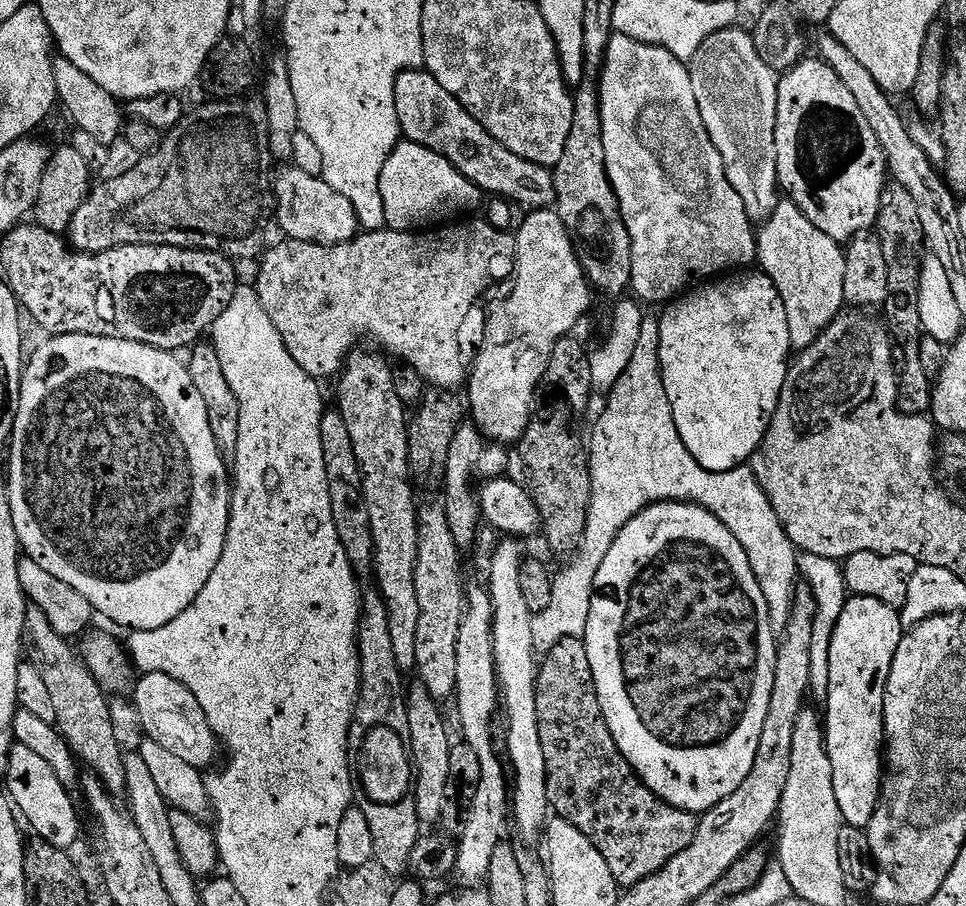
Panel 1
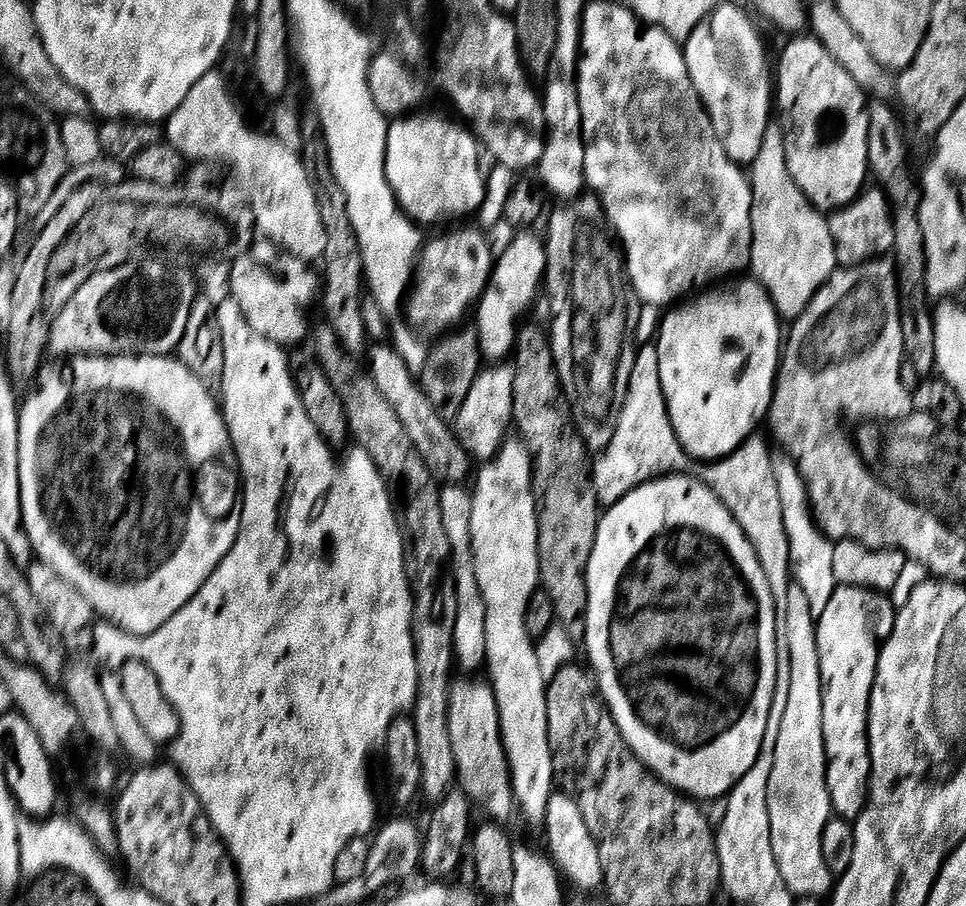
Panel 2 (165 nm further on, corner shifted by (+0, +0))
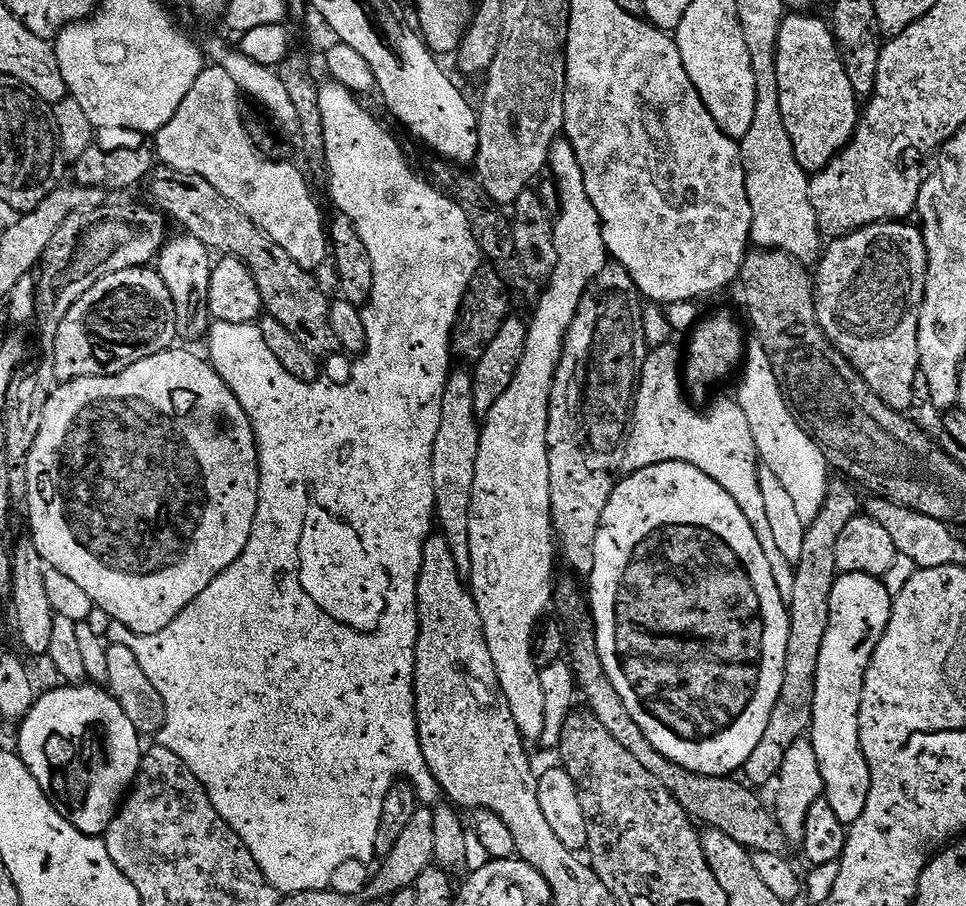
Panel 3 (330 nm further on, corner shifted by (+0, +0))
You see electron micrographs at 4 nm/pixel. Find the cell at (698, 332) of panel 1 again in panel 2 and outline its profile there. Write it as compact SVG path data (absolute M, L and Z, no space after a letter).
M736 278L715 290L704 290L693 295L687 302L673 307L672 312L663 317L659 323L658 335L654 343L658 354L658 370L660 371L660 385L664 391L664 400L668 403L668 417L676 431L676 437L680 439L684 451L696 462L715 462L723 460L725 456L730 456L737 452L744 443L757 431L756 428L765 423L768 415L768 408L772 405L772 391L776 388L776 374L780 371L780 357L782 355L782 332L780 336L780 324L782 317L776 312L772 300L768 296L760 281L755 278Z

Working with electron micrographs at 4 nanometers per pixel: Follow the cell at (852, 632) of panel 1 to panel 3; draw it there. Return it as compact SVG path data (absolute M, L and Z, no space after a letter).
M857 572L837 575L834 590L830 594L830 622L826 626L826 638L822 638L822 654L818 654L810 741L814 753L817 754L818 766L821 768L824 783L823 799L830 802L834 814L838 814L838 818L845 826L850 826L855 820L862 818L862 810L866 810L866 798L870 794L870 770L860 745L860 703L866 670L874 658L878 642L882 642L882 634L886 634L893 599L881 577Z

